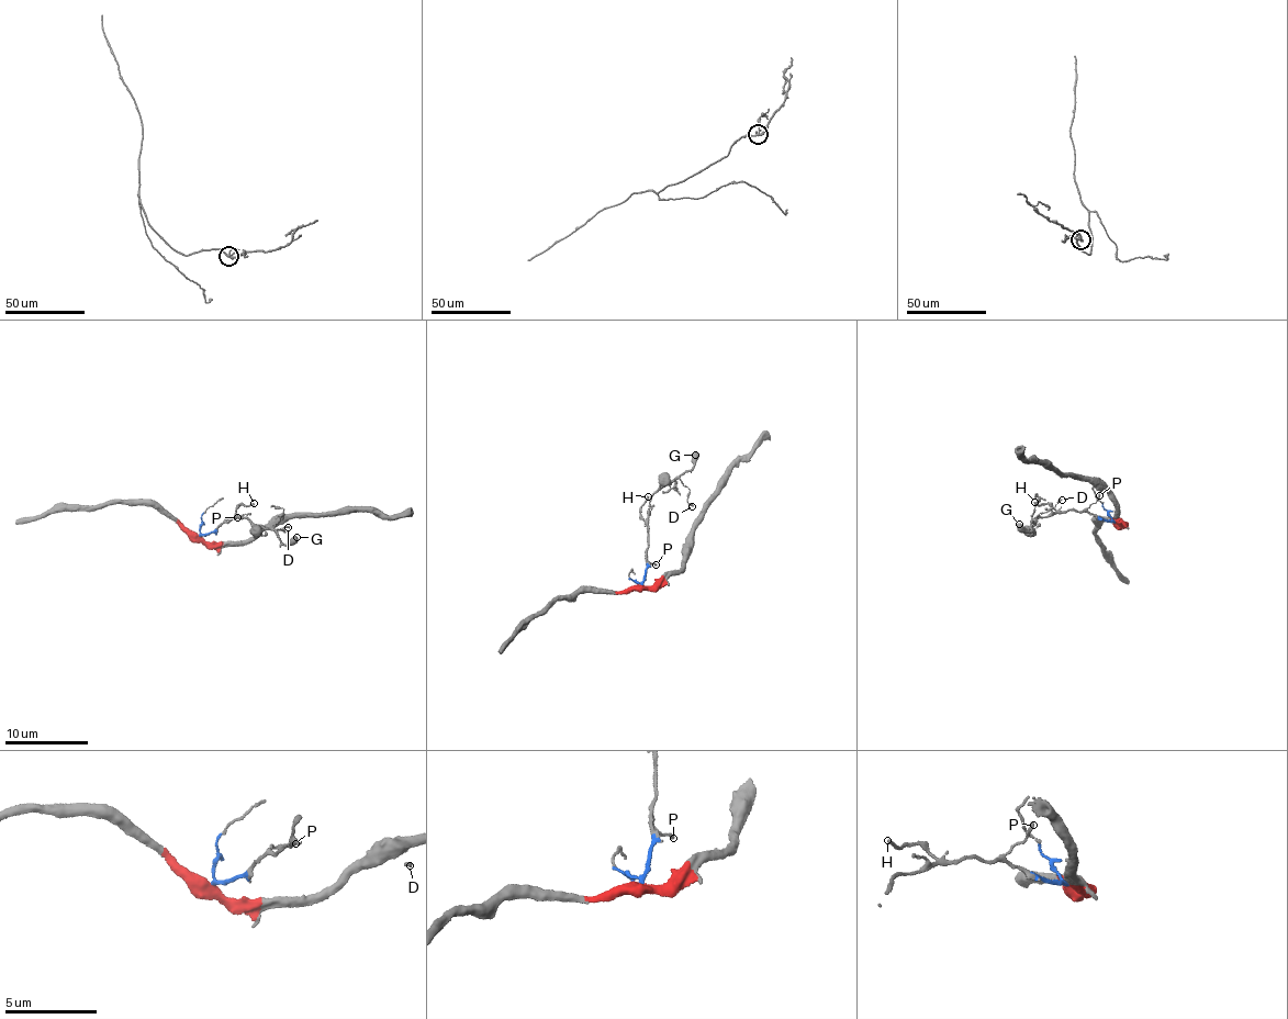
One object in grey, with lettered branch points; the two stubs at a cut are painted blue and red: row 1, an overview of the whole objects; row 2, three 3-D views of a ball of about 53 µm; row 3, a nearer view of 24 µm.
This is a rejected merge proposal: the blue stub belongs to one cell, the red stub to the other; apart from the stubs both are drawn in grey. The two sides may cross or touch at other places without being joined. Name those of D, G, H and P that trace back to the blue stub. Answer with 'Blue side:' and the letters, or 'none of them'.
Blue side: D, G, H, P

